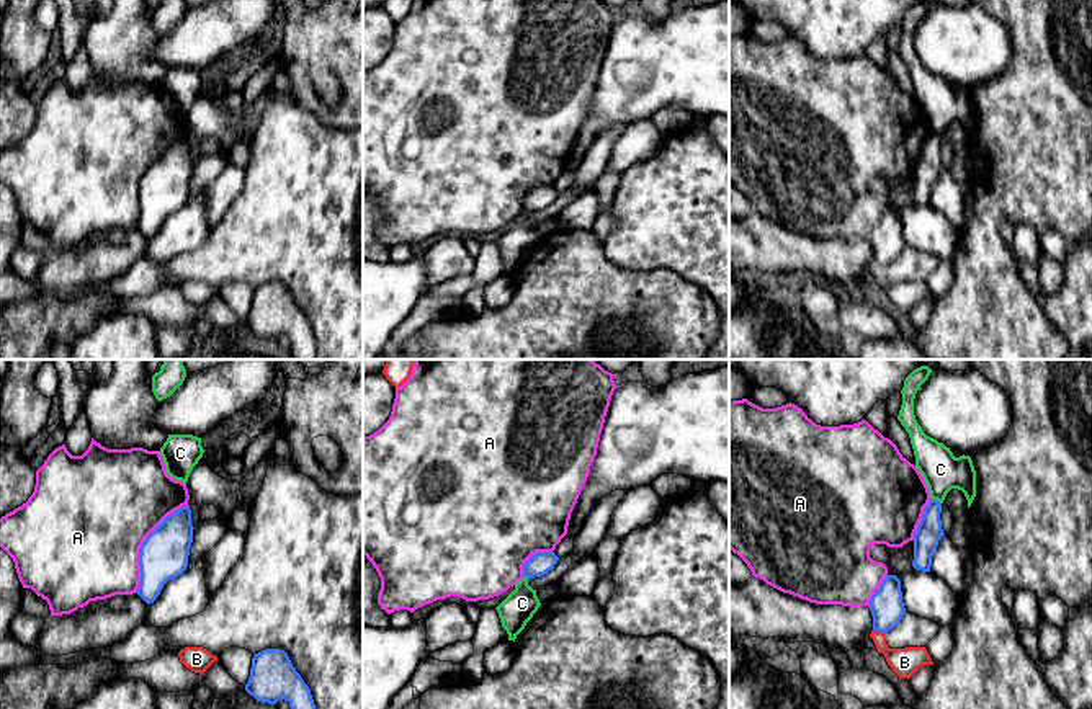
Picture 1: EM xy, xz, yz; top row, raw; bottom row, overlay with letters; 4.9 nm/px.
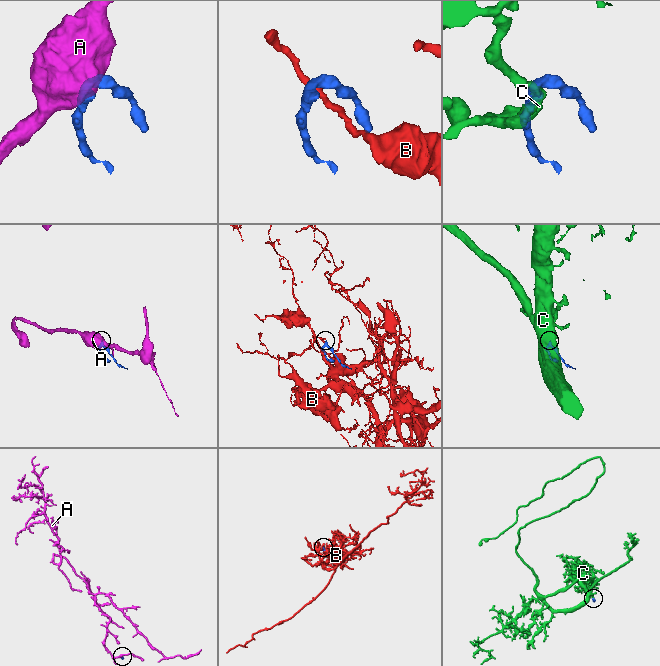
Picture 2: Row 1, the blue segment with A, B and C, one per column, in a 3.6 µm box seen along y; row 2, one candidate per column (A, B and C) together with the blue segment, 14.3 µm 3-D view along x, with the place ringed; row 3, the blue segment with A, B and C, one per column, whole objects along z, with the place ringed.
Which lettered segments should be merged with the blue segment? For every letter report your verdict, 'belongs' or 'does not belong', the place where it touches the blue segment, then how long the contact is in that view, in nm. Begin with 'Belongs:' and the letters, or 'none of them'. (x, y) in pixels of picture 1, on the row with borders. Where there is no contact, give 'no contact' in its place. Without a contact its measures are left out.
Belongs: none of them
A: does not belong; contact xy (143, 544); length 500 nm
B: does not belong; contact yz (880, 631); length 70 nm
C: does not belong; contact yz (935, 500); length 50 nm

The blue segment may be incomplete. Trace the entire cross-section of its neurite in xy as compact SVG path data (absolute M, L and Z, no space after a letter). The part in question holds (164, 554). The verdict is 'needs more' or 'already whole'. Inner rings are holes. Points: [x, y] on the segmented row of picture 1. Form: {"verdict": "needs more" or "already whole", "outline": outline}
{"verdict": "already whole", "outline": "M185 505L168 515L142 542L137 595L147 604L157 600L168 580L186 570L193 529L191 510L190 505Z"}

